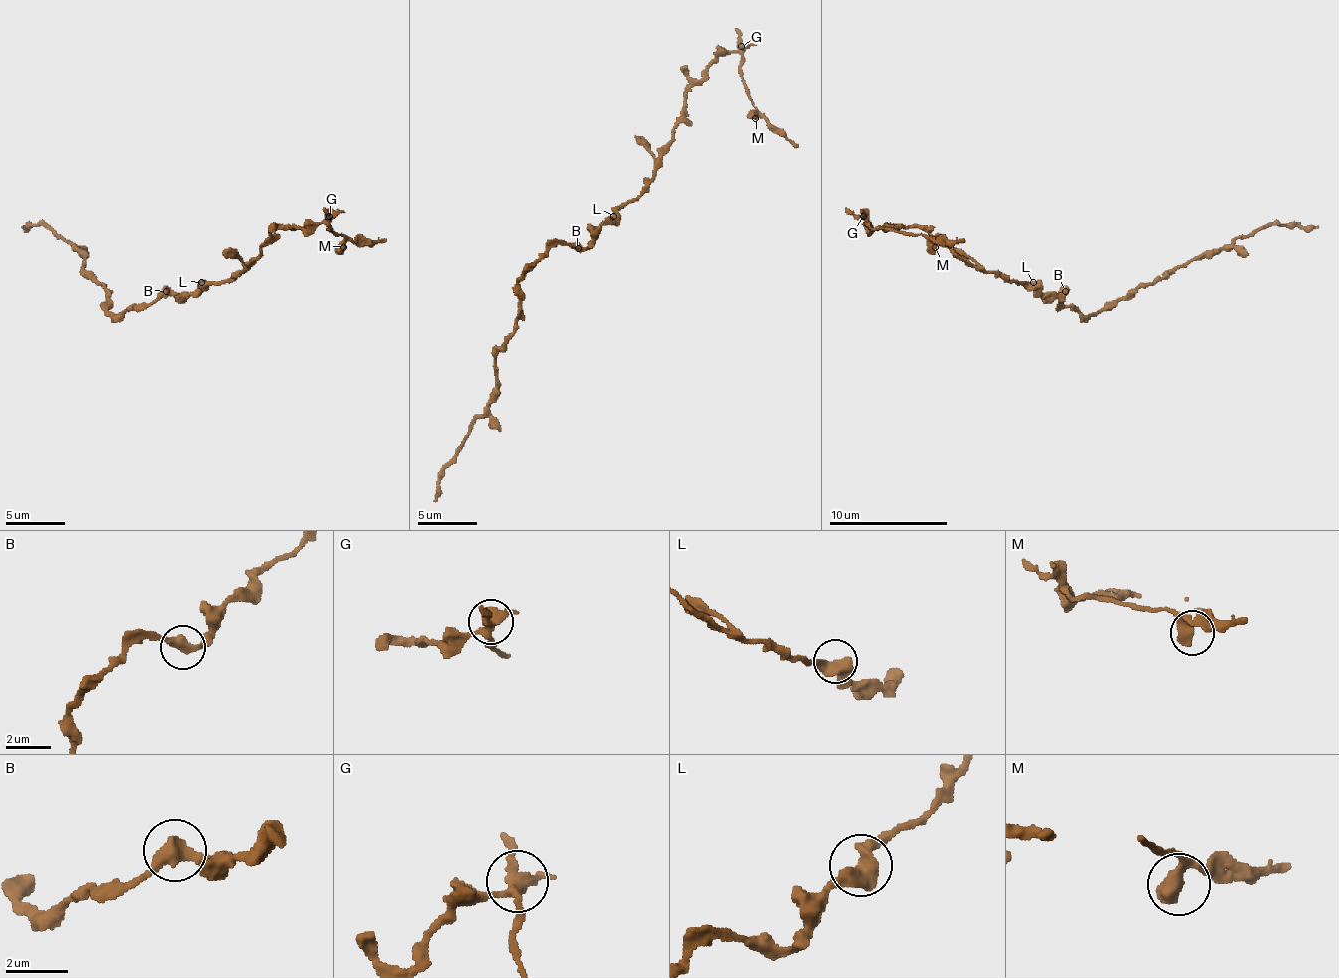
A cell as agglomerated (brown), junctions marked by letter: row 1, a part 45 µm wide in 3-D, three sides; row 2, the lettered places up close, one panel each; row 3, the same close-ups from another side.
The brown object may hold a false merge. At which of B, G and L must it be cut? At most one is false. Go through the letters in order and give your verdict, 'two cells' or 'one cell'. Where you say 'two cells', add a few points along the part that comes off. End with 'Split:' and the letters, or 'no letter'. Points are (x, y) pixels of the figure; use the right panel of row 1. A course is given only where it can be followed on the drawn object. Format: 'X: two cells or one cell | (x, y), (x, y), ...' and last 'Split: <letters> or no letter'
B: one cell
G: two cells | (864, 217), (873, 229), (965, 238)
L: one cell
Split: G

